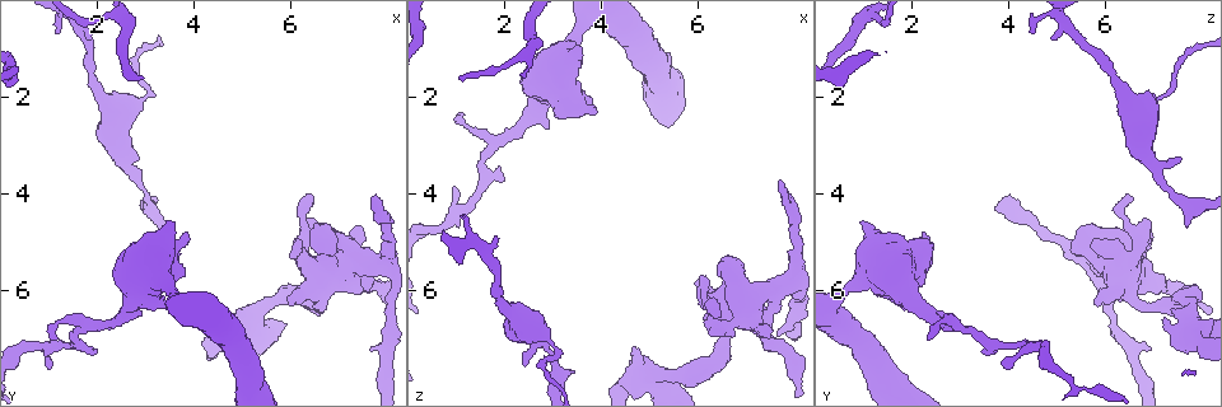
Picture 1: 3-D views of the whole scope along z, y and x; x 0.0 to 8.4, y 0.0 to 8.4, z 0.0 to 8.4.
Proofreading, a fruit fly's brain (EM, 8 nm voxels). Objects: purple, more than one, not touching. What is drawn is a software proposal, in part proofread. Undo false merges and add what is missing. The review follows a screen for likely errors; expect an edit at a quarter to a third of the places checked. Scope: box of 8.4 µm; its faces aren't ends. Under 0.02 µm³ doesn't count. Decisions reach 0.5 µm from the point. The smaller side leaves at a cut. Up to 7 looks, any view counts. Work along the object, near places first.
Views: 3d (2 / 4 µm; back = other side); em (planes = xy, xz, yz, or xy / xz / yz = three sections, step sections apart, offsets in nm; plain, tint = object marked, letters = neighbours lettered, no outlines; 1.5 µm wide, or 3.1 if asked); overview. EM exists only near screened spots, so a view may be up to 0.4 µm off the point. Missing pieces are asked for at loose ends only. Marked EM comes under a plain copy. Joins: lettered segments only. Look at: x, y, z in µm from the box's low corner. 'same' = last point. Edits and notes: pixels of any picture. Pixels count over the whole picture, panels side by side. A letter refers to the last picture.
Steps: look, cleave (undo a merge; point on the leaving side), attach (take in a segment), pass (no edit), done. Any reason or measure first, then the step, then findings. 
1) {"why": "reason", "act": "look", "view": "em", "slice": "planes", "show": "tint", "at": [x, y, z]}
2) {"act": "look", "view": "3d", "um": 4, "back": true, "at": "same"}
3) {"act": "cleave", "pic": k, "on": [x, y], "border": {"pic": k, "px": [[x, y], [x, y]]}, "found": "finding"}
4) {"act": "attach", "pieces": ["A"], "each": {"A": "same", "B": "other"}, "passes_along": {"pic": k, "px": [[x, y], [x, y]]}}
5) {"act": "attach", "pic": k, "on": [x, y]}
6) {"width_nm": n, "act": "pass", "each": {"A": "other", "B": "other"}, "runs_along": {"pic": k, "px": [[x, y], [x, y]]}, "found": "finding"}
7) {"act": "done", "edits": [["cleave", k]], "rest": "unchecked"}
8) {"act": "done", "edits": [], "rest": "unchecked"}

{"why": "stops while still wide", "act": "look", "view": "em", "slice": "xy", "step": 8, "show": "tint", "at": [5.95, 6.30, 5.85]}

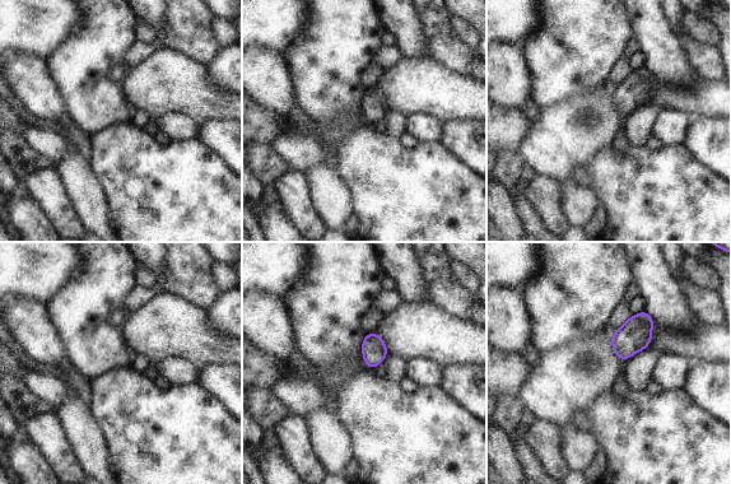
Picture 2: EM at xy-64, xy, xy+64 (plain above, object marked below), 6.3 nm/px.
{"why": "cut it another way", "act": "look", "view": "em", "slice": "planes", "show": "letters", "at": "same"}

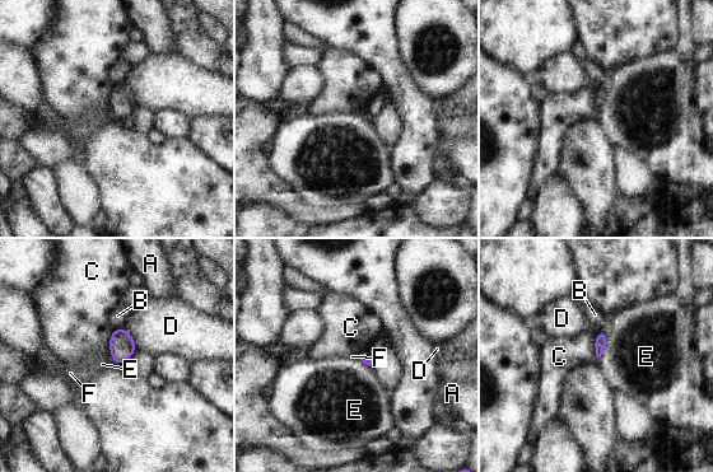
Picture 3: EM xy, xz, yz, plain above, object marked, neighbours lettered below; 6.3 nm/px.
{"act": "pass", "each": {"A": "other", "B": "other", "C": "other", "D": "other", "E": "other", "F": "other"}, "border": {"pic": 3, "px": [[607, 335], [607, 341], [600, 358]]}, "found": "none of them fits"}

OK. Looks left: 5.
{"why": "calibre changes", "act": "look", "view": "em", "slice": "xy", "step": 8, "show": "tint", "at": [2.75, 6.30, 2.25]}

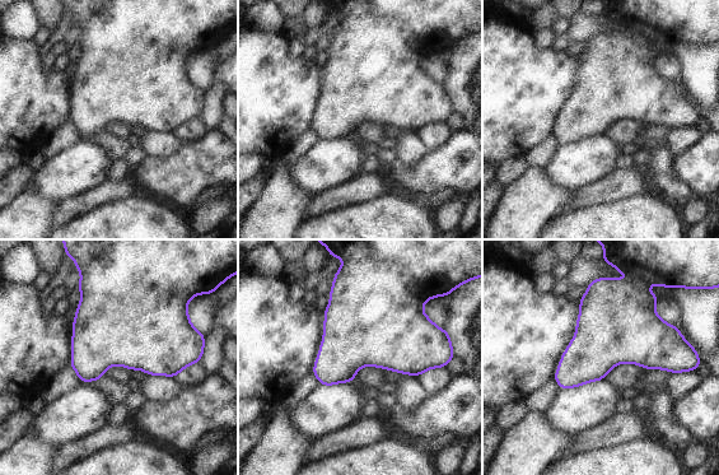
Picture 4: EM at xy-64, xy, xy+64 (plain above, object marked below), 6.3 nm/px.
{"why": "cut it another way", "act": "look", "view": "em", "slice": "planes", "show": "letters", "at": "same"}

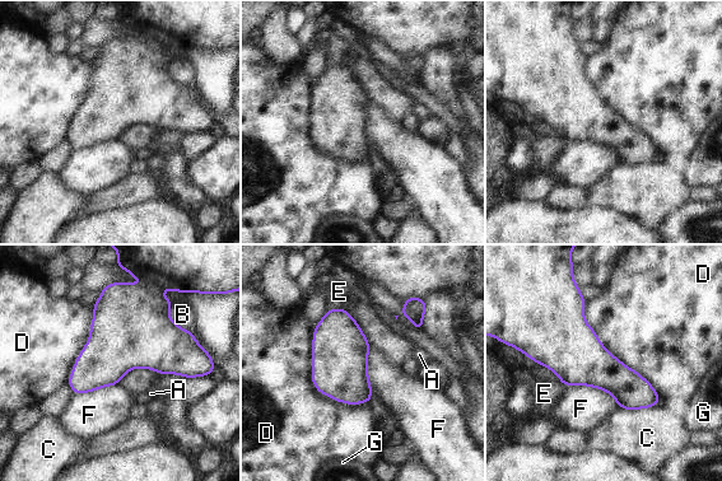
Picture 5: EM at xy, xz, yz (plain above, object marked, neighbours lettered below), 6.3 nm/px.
{"act": "pass", "each": {"A": "other", "B": "other", "C": "other", "D": "other", "E": "other", "F": "other", "G": "other"}, "border": {"pic": 5, "px": [[312, 331], [312, 384], [369, 402]]}, "found": "continuous, no second neuron"}

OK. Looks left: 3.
{"why": "free end", "act": "look", "view": "em", "slice": "planes", "show": "letters", "at": [1.15, 7.05, 2.40]}

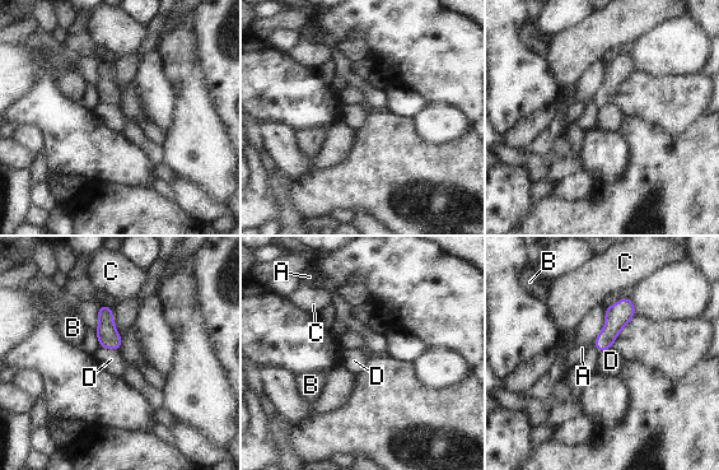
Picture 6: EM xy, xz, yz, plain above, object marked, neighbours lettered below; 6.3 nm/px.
{"act": "pass", "each": {"A": "other", "B": "other", "C": "other", "D": "other"}, "border": {"pic": 6, "px": [[99, 345], [120, 352]]}, "found": "none of them fits"}

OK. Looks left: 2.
{"act": "done", "edits": [], "rest": "unchecked"}

